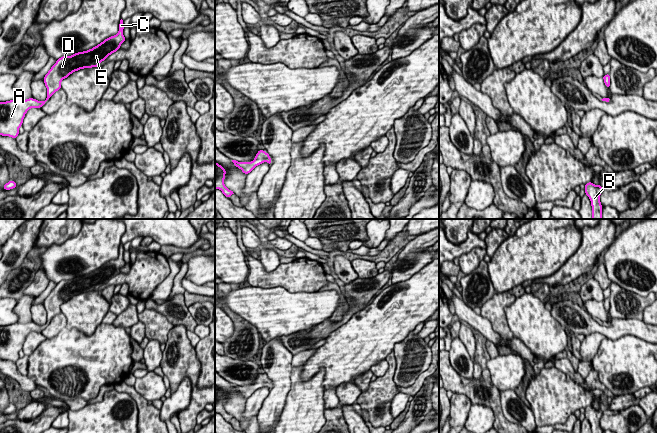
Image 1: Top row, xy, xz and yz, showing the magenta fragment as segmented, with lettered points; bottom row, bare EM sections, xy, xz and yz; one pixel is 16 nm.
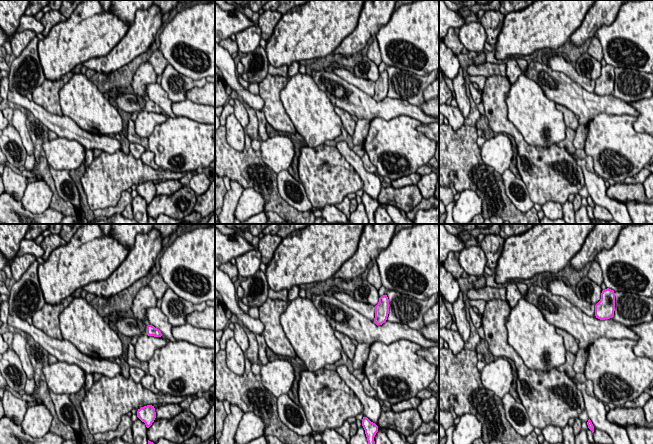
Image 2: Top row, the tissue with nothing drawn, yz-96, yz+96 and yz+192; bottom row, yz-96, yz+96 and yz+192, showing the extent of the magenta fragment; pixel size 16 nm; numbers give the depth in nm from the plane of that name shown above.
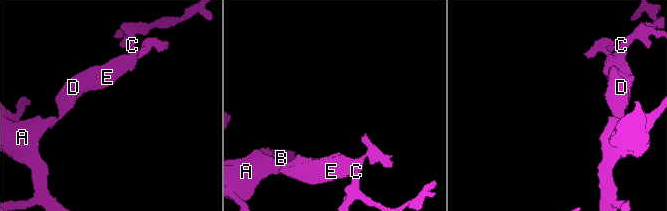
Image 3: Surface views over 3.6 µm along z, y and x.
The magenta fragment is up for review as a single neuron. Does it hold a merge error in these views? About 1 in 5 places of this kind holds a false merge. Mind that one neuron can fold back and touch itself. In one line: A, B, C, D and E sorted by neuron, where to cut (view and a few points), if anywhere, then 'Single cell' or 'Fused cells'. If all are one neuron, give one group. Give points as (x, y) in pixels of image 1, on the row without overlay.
Groups: A B C D E. No split. Single cell

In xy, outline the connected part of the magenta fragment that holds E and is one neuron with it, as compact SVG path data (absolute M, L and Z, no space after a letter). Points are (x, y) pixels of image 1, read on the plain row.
M121 243L116 259L108 261L87 275L60 281L43 303L47 312L47 321L44 325L29 322L0 326L0 359L16 363L27 335L31 332L42 332L50 321L61 313L63 303L80 293L98 291L109 279L120 273L120 269L126 264L123 253L124 248Z

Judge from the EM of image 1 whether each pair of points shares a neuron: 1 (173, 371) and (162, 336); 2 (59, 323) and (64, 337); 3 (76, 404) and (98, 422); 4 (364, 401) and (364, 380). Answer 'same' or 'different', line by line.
1: different
2: different
3: different
4: different

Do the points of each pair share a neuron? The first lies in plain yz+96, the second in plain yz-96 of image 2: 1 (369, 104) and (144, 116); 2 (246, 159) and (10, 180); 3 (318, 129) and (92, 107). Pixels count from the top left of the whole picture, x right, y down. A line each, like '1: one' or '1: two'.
1: two
2: two
3: one

